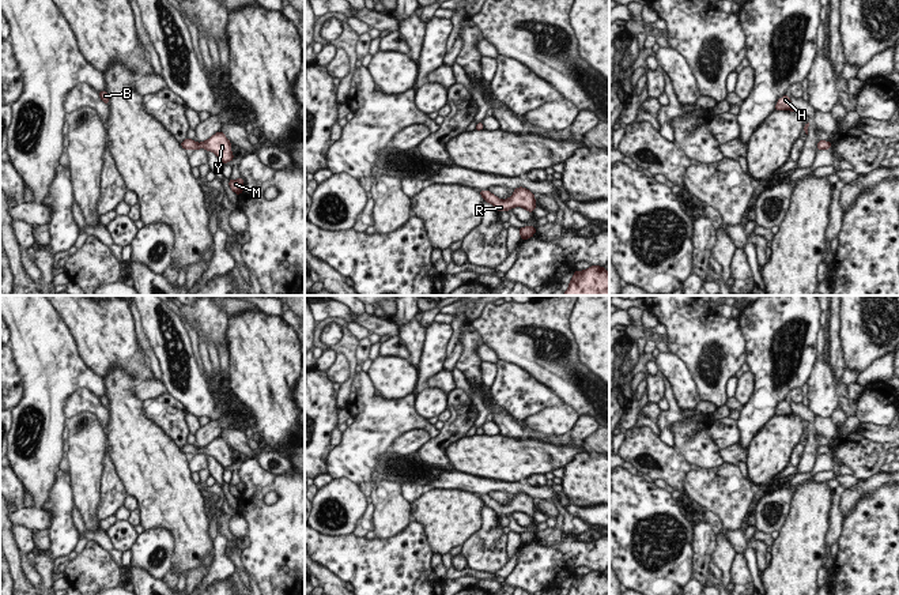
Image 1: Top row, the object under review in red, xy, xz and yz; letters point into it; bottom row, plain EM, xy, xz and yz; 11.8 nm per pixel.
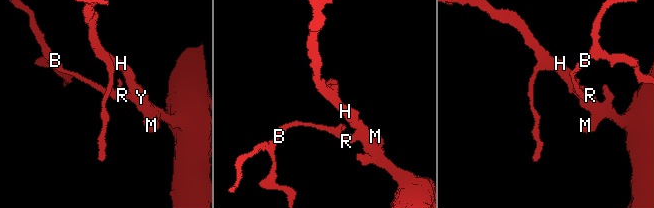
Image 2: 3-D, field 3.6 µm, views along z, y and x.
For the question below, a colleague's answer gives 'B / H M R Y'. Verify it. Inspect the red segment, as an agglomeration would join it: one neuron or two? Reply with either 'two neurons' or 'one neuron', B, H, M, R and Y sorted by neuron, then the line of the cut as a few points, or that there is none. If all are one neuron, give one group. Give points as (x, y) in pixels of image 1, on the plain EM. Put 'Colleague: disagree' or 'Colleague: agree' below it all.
one neuron; B H M R Y; no cut
Colleague: disagree

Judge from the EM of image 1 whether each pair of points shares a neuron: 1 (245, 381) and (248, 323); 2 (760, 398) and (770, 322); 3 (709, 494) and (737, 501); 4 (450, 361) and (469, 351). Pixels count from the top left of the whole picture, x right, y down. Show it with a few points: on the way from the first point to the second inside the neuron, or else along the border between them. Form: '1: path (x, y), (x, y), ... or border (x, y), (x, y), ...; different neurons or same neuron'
1: path (248, 366), (248, 338); same neuron
2: path (766, 379), (766, 347), (769, 341); same neuron
3: path (716, 494), (726, 494), (731, 499); same neuron
4: border (459, 339), (461, 356), (454, 366); different neurons

